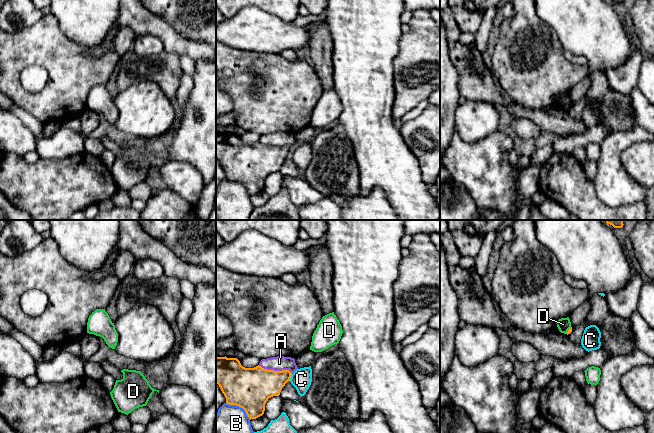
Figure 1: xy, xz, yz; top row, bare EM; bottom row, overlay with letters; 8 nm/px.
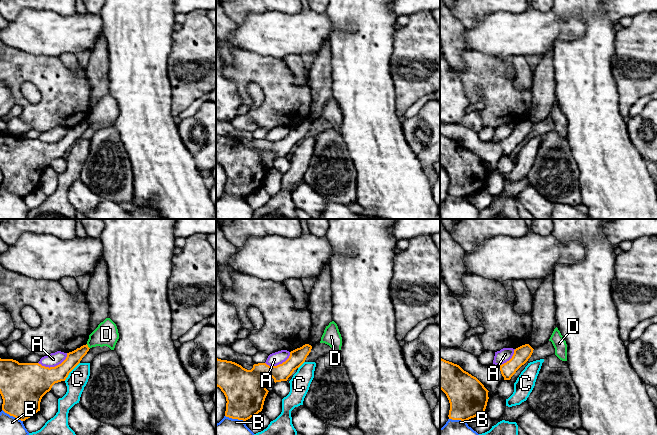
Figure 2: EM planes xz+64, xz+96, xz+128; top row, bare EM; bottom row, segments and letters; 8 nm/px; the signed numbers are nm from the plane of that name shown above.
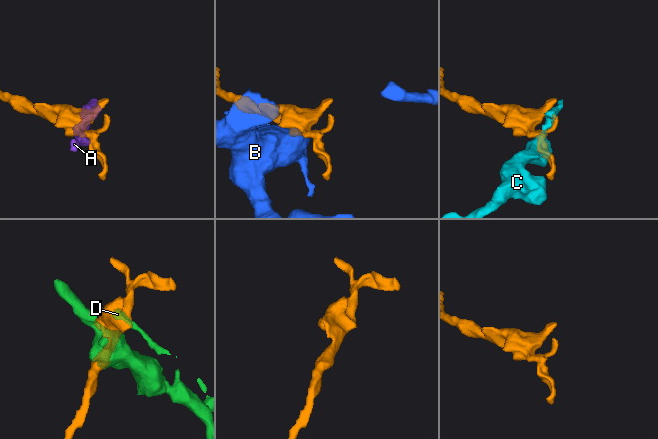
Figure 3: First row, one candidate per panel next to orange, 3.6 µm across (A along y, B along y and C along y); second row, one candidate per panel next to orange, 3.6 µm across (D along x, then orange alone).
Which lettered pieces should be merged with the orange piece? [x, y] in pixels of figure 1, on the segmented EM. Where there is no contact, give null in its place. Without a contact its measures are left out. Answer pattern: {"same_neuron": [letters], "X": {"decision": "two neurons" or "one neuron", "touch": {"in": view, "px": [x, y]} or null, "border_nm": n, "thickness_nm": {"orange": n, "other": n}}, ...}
{"same_neuron": [], "A": {"decision": "two neurons", "touch": {"in": "xz", "px": [275, 371]}, "border_nm": 280, "thickness_nm": {"orange": 340, "other": 120}}, "B": {"decision": "two neurons", "touch": {"in": "xz", "px": [240, 406]}, "border_nm": 240, "thickness_nm": {"orange": 340, "other": 220}}, "C": {"decision": "two neurons", "touch": {"in": "xz", "px": [290, 377]}, "border_nm": 60, "thickness_nm": {"orange": 260, "other": 170}}, "D": {"decision": "two neurons", "touch": {"in": "yz", "px": [568, 330]}, "border_nm": 70, "thickness_nm": {"orange": 30, "other": 110}}}

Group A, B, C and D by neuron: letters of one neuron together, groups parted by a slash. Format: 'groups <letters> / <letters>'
groups A / B / C / D

